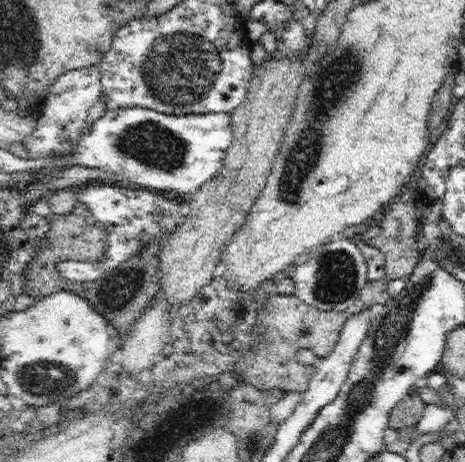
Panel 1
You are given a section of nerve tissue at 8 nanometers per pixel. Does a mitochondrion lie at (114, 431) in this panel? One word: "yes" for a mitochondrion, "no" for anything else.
no

